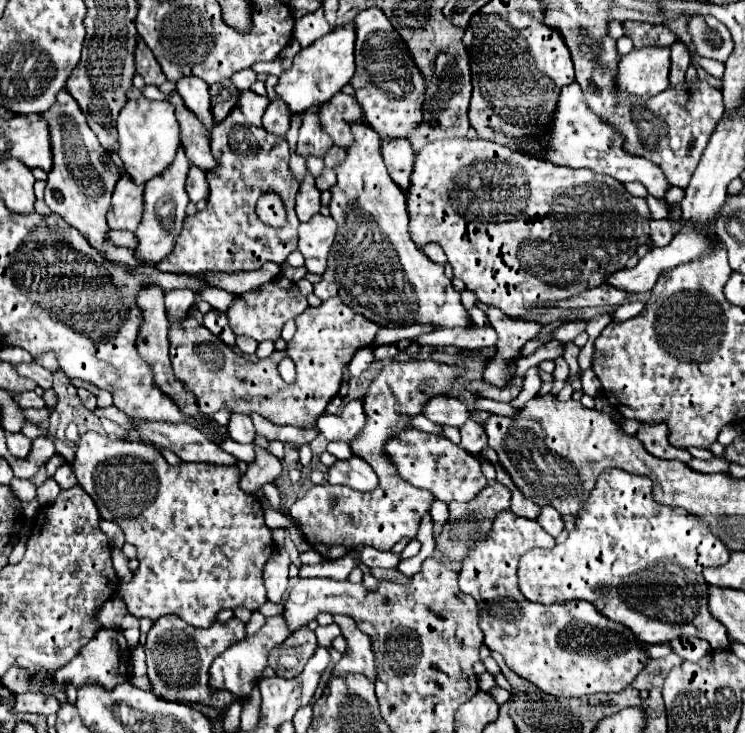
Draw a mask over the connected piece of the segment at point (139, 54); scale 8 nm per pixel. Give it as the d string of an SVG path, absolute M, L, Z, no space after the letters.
M141 40L135 50L135 64L137 64L137 74L141 74L145 78L145 84L161 86L165 82L165 74L161 72L161 66L157 64L153 52L149 52L149 48L145 48L145 44L141 44Z

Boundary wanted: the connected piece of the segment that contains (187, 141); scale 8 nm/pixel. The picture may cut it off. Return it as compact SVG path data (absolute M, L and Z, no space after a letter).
M173 94L169 98L169 102L175 106L175 116L181 126L181 140L183 140L185 156L189 158L191 166L197 166L205 172L217 168L219 162L211 154L209 136L205 136L205 128L201 128L201 124L197 124L197 118L193 118L193 112L189 112L189 108L185 108L179 94Z

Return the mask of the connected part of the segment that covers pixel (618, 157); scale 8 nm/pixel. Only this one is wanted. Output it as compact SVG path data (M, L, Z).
M577 82L563 88L559 98L559 108L555 112L555 124L551 126L549 138L541 138L539 142L529 142L525 150L521 152L543 157L547 162L553 162L557 166L569 166L569 168L589 168L607 176L613 176L619 182L641 182L651 196L665 202L665 192L671 188L671 184L665 180L665 174L659 166L653 162L633 156L623 148L623 136L605 120L601 120L597 114L593 114L583 98L583 92Z

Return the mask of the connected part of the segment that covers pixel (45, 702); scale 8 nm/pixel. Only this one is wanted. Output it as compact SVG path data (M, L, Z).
M17 694L15 696L15 706L13 706L13 714L19 712L31 712L31 714L41 714L41 716L49 716L49 714L57 714L57 710L61 708L59 700L55 700L55 696L45 696L45 694Z

